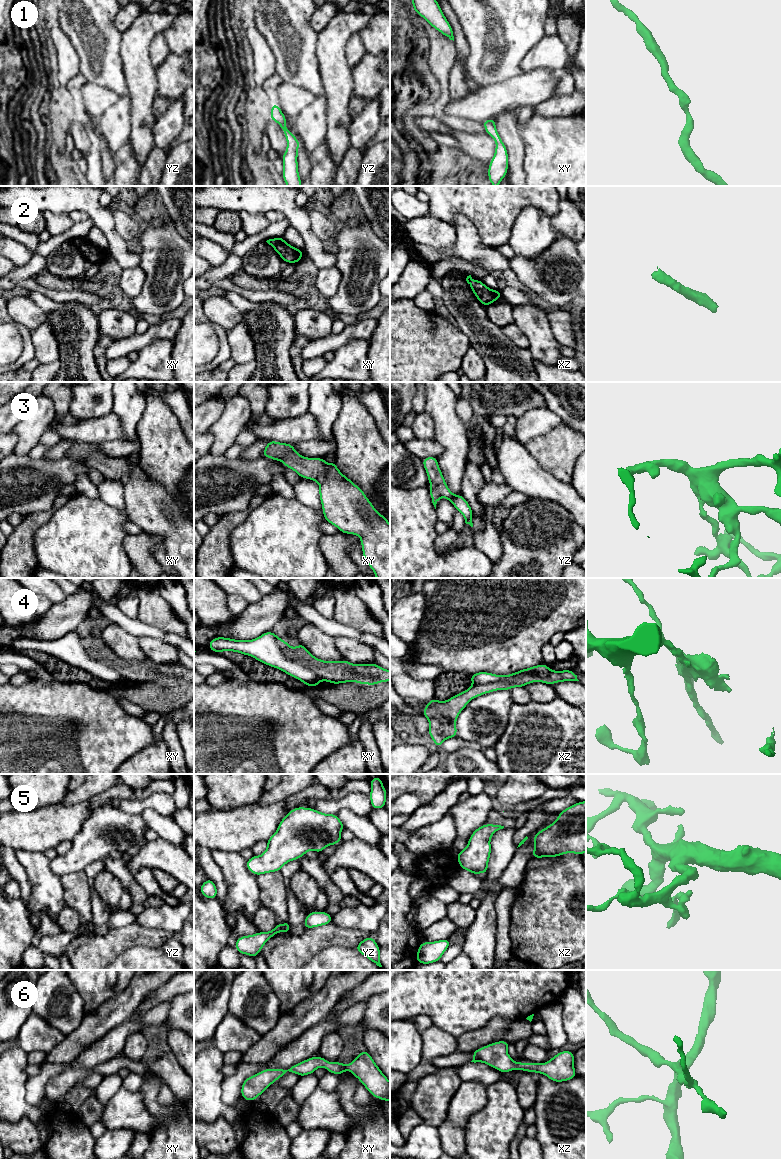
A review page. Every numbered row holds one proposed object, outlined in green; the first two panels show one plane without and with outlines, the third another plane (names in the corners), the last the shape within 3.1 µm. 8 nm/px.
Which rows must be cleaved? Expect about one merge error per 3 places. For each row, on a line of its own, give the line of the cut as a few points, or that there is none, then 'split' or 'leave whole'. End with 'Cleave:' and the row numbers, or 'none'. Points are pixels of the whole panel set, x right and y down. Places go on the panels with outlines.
1: no cut; leave whole
2: no cut; leave whole
3: no cut; leave whole
4: no cut; leave whole
5: no cut; leave whole
6: no cut; leave whole
Cleave: none

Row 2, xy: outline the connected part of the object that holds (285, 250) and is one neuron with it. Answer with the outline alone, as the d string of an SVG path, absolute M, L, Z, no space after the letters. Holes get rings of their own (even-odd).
M276 237L266 241L280 255L286 263L298 263L302 260L303 250L289 245L282 237Z

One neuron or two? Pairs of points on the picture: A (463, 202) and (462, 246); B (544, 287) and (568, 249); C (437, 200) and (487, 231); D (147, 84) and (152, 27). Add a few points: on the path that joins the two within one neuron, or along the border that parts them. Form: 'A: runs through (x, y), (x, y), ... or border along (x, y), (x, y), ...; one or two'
A: border along (454, 217), (458, 214), (463, 214), (478, 232); two
B: runs through (552, 278), (560, 270), (562, 258); one
C: runs through (451, 200), (461, 200), (478, 217); one
D: runs through (142, 70), (142, 41); one

